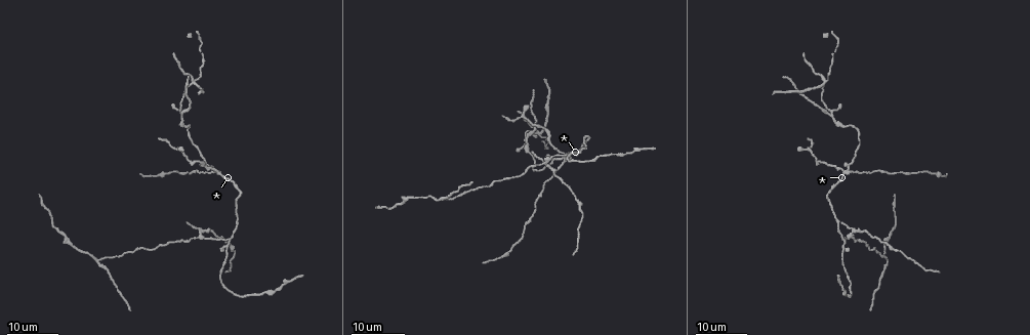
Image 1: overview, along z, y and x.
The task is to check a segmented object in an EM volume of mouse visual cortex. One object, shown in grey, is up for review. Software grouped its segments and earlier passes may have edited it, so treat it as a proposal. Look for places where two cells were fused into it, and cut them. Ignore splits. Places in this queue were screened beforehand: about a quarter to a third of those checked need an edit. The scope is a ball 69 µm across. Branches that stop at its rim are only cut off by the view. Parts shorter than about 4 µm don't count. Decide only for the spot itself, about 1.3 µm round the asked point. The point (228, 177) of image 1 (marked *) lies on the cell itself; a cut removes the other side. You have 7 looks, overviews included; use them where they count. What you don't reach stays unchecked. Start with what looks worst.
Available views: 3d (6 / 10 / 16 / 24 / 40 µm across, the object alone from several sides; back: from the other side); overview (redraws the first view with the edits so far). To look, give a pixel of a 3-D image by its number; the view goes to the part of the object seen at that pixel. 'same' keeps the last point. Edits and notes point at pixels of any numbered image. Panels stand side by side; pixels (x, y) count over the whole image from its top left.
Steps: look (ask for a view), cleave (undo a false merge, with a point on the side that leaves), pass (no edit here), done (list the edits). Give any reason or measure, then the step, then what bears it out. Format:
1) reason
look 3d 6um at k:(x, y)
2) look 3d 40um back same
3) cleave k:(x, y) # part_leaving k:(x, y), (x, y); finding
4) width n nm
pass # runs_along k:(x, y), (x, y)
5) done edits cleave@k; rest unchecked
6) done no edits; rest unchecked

looks like a crossing
look 3d 16um at 1:(846, 172)

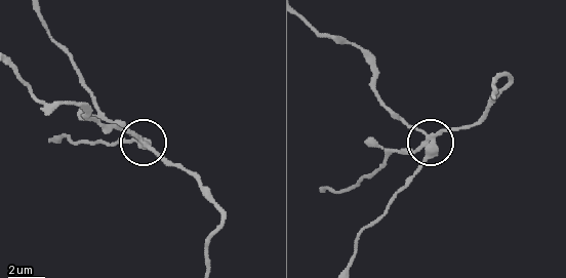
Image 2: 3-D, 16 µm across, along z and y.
closer look
look 3d 10um at 2:(142, 139)

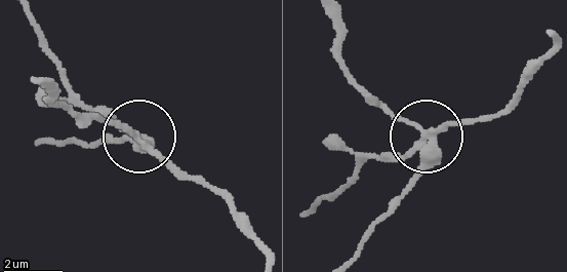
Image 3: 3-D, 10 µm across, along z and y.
side_arm 18 um
cleave 3:(109, 123) # part_leaving 3:(431, 134), (428, 169), (350, 258); two cells meet here

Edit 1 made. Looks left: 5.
look overview

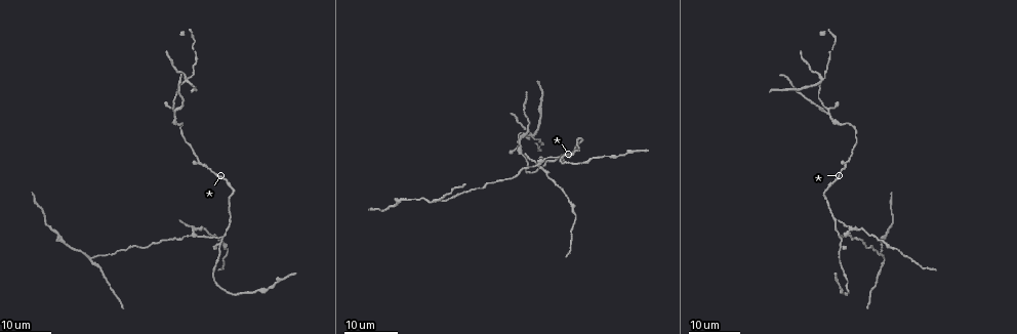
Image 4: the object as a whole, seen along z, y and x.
four-way junction
look 3d 24um at 4:(821, 80)

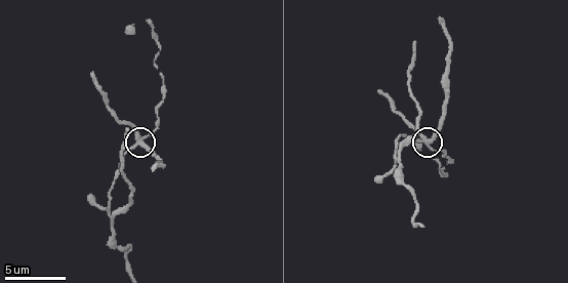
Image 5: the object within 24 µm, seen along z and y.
look 3d 10um at 5:(139, 140)

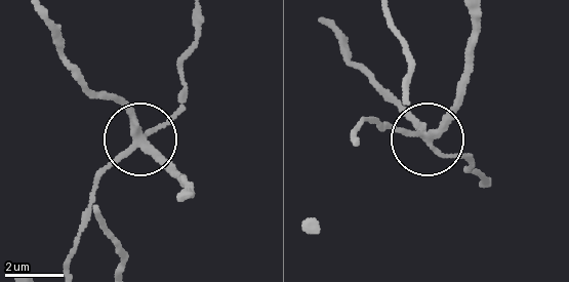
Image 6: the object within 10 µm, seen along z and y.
width 240 nm
cleave 6:(167, 164) # part_leaving 6:(141, 138), (184, 188); two cells meet here

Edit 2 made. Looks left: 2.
look 3d 24um at 4:(220, 239)

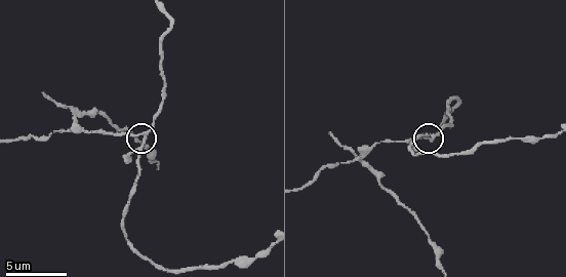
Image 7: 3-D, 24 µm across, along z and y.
look 3d 6um at 7:(140, 133)

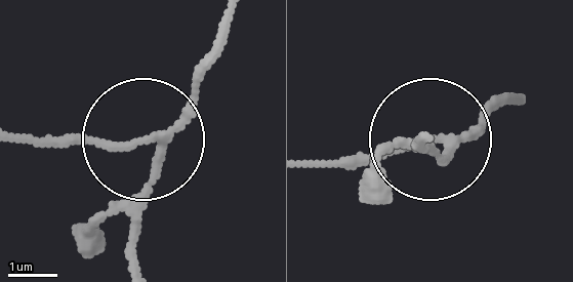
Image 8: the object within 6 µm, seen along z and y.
cleave 8:(96, 147) # part_leaving 8:(163, 137), (106, 150), (21, 137); two cells meet here

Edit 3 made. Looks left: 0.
done edits cleave@3, cleave@6, cleave@8; rest unchecked

